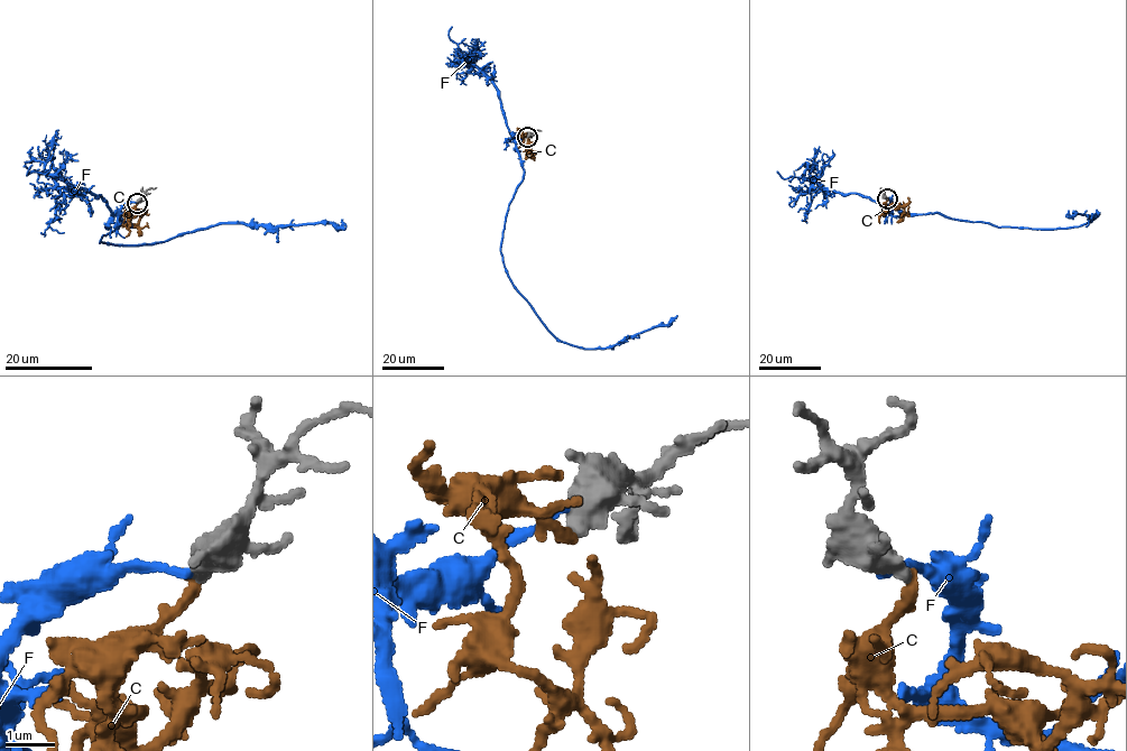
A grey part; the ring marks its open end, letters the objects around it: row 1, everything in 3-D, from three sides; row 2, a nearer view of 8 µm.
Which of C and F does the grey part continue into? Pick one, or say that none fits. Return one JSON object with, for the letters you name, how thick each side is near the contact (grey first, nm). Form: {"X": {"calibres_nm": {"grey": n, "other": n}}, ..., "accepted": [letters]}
{"C": {"calibres_nm": {"grey": 480, "other": 240}}, "accepted": ["C"]}

